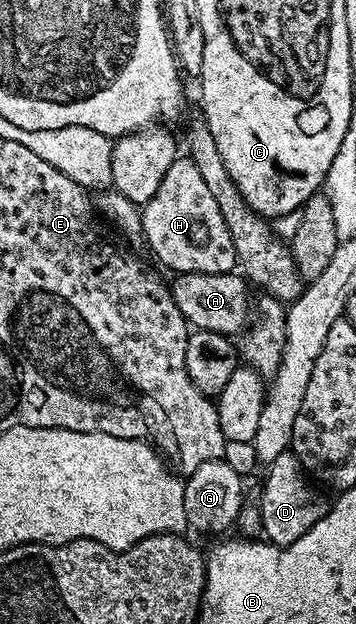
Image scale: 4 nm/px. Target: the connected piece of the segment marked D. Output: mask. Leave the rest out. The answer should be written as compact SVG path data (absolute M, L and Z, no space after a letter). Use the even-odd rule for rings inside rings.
M289 451L278 455L278 459L270 462L267 469L268 474L264 477L264 490L258 498L264 528L263 536L271 544L286 547L302 535L306 535L306 531L310 531L310 527L314 527L314 523L318 523L318 519L324 517L326 500L324 501L323 495L319 493L321 490L305 476L304 469L300 466L295 453Z

